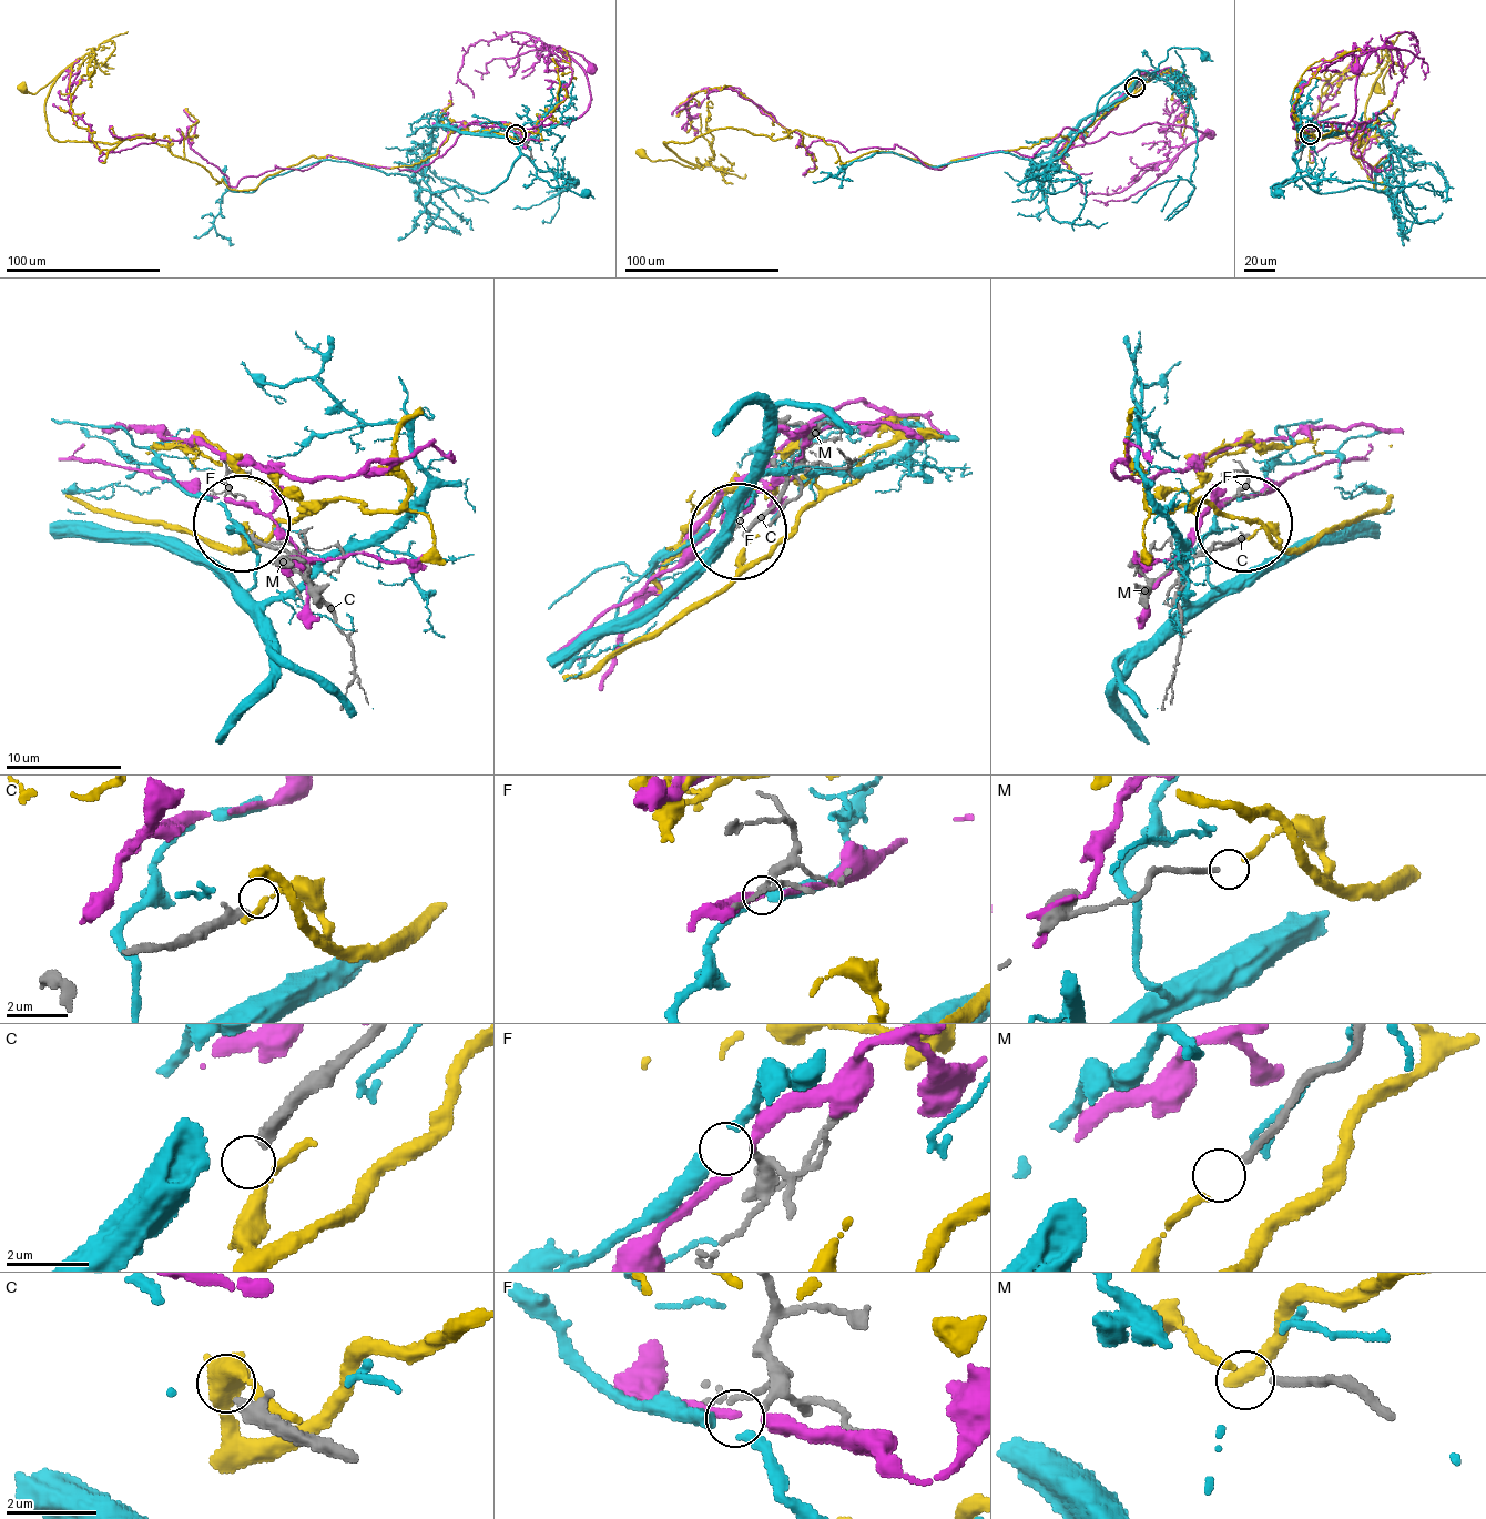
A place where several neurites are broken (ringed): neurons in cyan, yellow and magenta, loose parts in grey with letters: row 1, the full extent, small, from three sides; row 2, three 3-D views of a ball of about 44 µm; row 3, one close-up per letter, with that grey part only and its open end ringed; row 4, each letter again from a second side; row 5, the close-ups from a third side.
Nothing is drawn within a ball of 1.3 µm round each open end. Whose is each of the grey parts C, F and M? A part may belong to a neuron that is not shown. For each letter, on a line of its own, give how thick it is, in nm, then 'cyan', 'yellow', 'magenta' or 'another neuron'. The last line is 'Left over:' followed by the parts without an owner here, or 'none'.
C: 340 nm | another neuron
F: 190 nm | cyan
M: 180 nm | yellow
Left over: C

